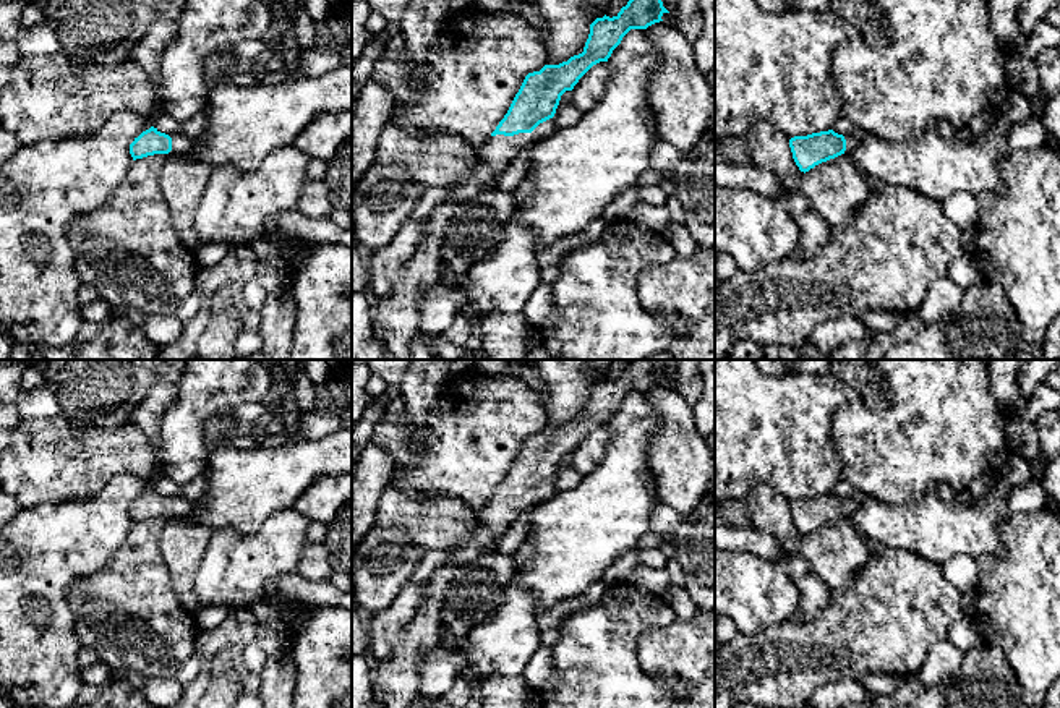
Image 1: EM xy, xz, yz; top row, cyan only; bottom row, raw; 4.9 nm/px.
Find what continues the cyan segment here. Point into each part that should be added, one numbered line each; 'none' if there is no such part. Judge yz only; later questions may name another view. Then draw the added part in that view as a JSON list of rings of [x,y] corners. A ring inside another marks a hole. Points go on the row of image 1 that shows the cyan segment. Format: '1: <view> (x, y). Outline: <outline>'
1: yz (851, 143). Outline: [[[851,133],[844,134],[846,139],[846,151],[844,156],[849,156],[859,144],[859,139],[856,139]]]

